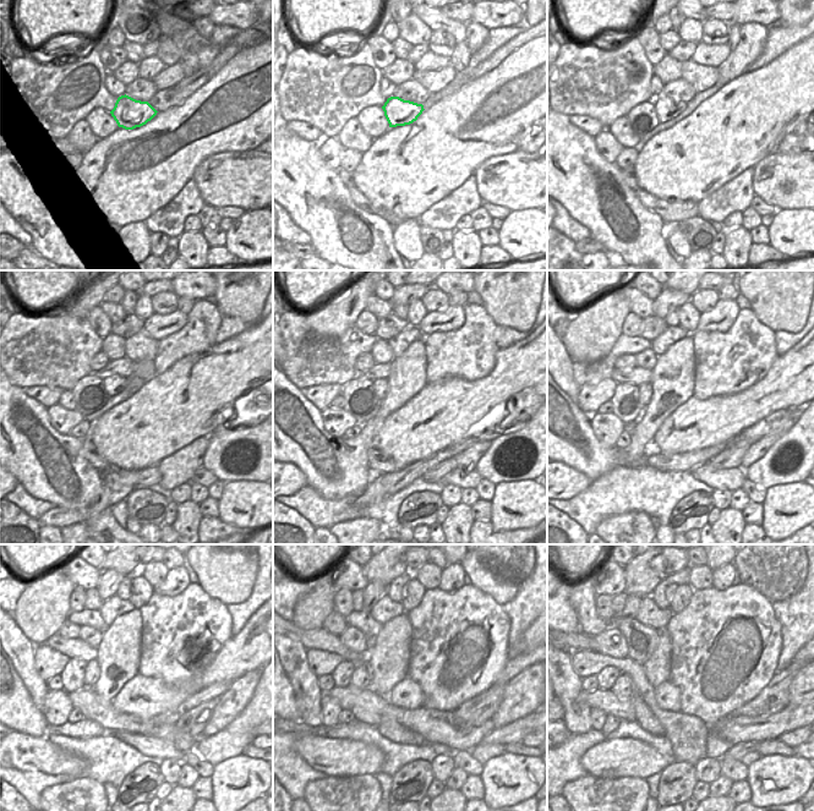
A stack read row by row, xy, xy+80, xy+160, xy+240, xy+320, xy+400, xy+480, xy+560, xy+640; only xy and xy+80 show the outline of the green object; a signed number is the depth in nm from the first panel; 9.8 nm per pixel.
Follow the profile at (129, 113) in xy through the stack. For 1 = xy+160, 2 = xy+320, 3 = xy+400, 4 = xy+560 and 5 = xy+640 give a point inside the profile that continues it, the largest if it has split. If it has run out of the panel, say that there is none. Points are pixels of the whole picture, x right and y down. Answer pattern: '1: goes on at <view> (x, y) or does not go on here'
1: goes on at xy+160 (666, 109)
2: goes on at xy+320 (380, 385)
3: goes on at xy+400 (645, 392)
4: goes on at xy+560 (361, 678)
5: goes on at xy+640 (623, 688)

